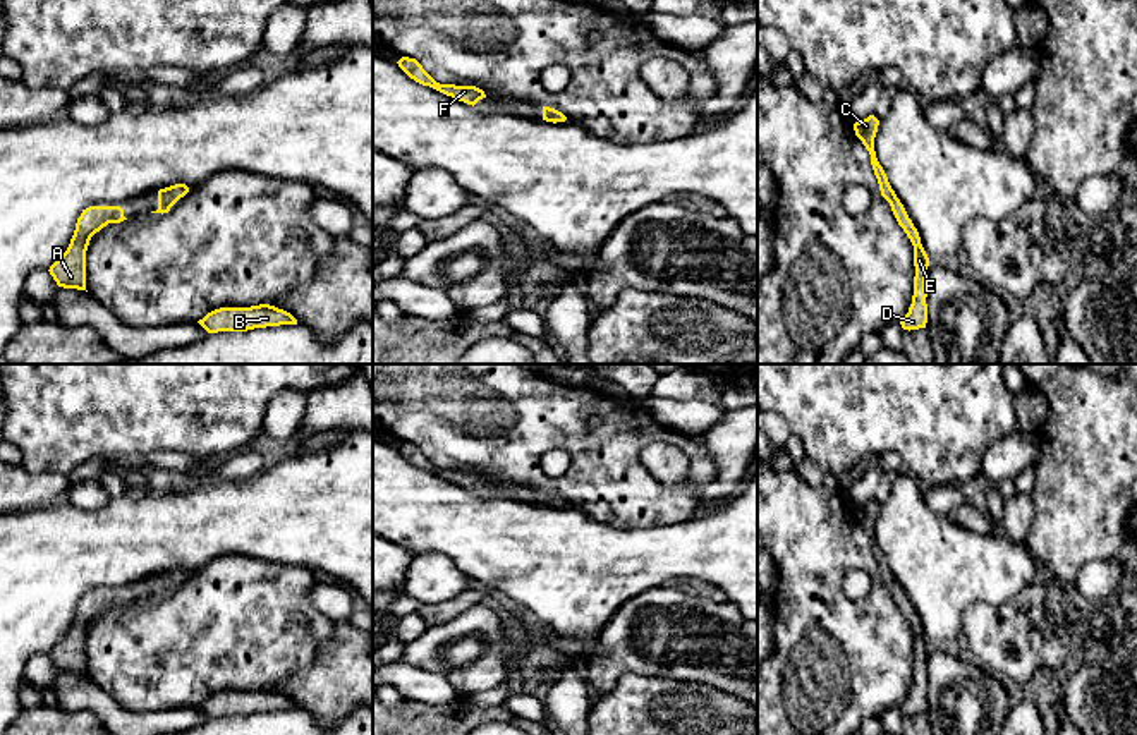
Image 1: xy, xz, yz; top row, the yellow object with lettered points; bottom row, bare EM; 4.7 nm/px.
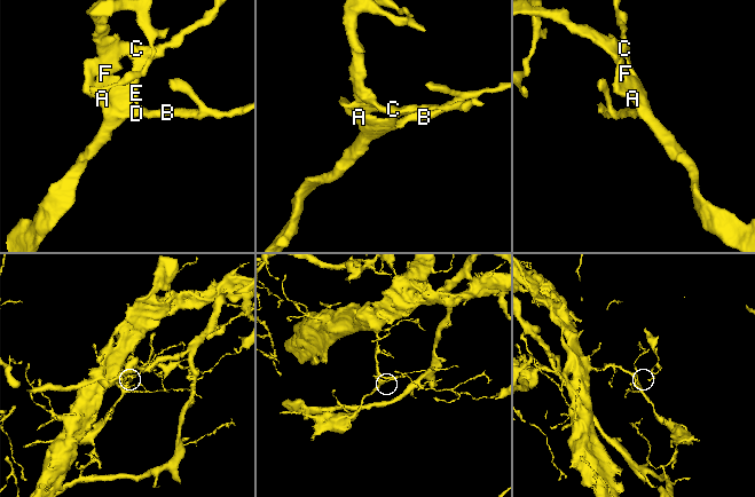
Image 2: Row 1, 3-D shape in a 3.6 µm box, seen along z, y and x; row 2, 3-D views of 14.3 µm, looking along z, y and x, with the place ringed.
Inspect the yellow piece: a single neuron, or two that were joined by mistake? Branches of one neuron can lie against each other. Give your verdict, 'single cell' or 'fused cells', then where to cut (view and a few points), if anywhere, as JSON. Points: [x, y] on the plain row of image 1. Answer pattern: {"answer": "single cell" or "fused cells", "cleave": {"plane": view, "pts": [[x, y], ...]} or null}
{"answer": "fused cells", "cleave": {"plane": "xz", "pts": [[450, 479], [464, 476], [474, 488]]}}

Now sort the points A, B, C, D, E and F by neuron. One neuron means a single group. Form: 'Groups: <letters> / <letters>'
Groups: A B D E / C F

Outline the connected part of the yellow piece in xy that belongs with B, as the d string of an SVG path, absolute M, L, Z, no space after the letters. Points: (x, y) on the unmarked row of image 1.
M275 690L220 692L198 706L208 718L247 716L254 713L297 709L297 704Z

